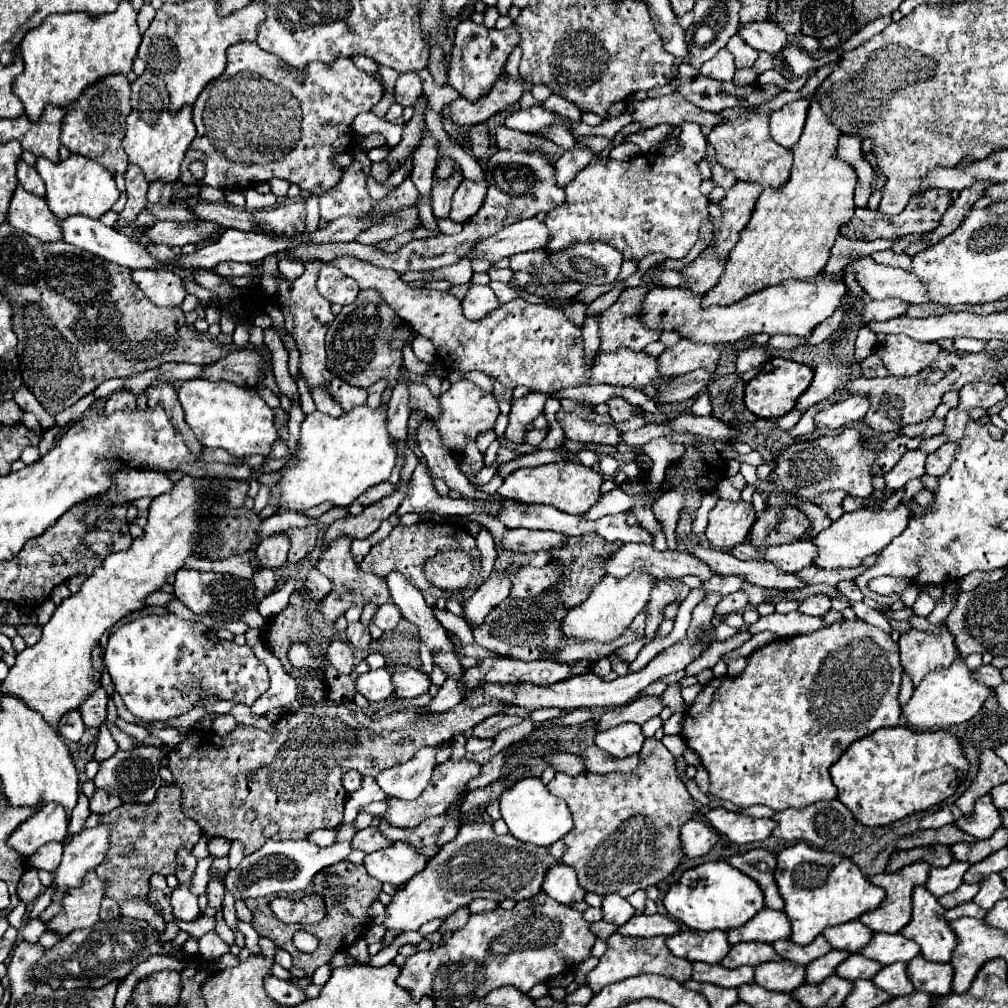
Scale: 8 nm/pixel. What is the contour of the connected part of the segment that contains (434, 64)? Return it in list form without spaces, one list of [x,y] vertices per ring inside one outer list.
[[[437,45],[430,47],[429,63],[427,65],[435,83],[437,85],[446,85],[448,83],[448,75],[445,70],[445,64],[443,63],[443,51]]]

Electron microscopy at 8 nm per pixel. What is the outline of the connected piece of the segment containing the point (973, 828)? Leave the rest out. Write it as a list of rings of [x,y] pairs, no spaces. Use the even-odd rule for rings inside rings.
[[[985,795],[975,803],[975,813],[961,817],[955,825],[977,839],[989,839],[995,829],[1001,827],[1001,815],[999,809],[993,805],[991,795]]]

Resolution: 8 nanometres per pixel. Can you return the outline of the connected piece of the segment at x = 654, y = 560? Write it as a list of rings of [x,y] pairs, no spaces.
[[[625,543],[619,551],[607,557],[603,569],[613,577],[625,577],[633,569],[647,569],[655,579],[679,579],[685,575],[695,575],[701,581],[709,581],[715,575],[695,557],[687,557],[687,553],[675,553],[669,549],[657,551],[649,545],[637,543]]]

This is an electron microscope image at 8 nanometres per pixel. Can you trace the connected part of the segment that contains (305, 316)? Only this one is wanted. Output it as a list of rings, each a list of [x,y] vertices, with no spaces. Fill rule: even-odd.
[[[309,261],[305,263],[305,271],[301,277],[297,277],[293,283],[279,279],[279,289],[275,293],[275,297],[279,299],[279,305],[287,305],[291,309],[291,313],[295,315],[295,341],[297,347],[301,351],[301,361],[299,361],[299,371],[303,375],[303,379],[307,381],[309,387],[323,387],[329,391],[329,395],[345,409],[349,411],[355,405],[363,405],[367,401],[367,389],[361,387],[353,387],[347,385],[345,381],[341,381],[339,377],[331,375],[325,367],[325,333],[329,329],[329,325],[333,323],[333,313],[331,313],[331,303],[327,299],[323,299],[317,291],[317,275],[321,269],[321,261]]]

